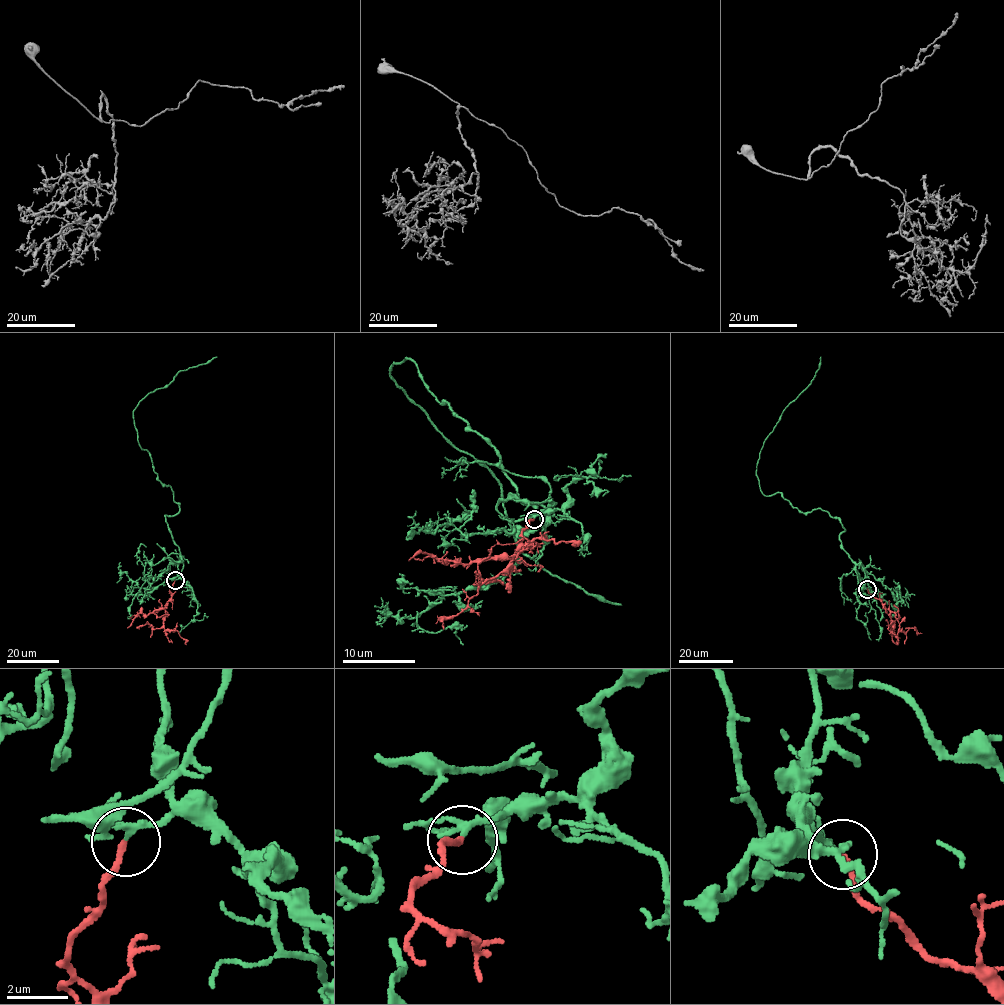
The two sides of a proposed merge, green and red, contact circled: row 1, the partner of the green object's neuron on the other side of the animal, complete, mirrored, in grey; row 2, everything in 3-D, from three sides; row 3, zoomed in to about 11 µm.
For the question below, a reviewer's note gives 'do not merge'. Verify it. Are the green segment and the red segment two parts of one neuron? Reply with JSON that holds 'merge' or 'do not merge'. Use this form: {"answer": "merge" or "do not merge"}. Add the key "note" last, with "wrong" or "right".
{"answer": "merge", "note": "wrong"}

